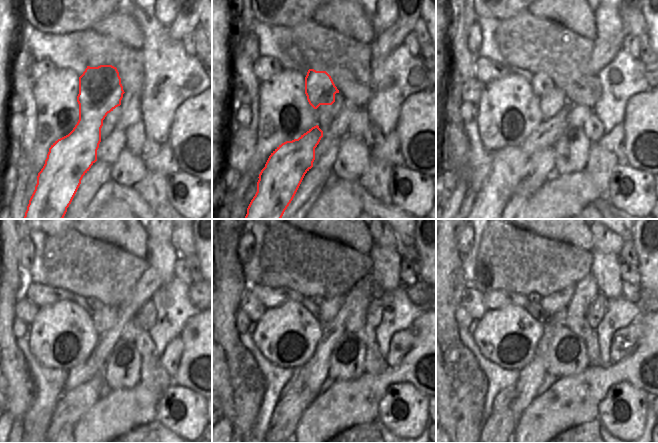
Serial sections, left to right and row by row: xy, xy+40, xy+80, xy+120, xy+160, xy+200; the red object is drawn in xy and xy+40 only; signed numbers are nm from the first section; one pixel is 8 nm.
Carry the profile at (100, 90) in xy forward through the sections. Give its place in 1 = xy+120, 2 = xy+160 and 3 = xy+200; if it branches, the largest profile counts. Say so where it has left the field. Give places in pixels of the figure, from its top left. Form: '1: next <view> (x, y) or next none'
1: next xy+120 (36, 421)
2: next xy+160 (268, 403)
3: next xy+200 (488, 408)

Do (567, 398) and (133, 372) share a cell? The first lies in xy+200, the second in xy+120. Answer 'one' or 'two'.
two

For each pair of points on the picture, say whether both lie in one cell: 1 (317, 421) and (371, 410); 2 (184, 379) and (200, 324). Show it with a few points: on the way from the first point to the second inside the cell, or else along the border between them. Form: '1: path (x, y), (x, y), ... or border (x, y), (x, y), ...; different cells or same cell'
1: path (330, 413), (334, 410), (358, 410); same cell
2: path (187, 365), (188, 361), (200, 349), (200, 338); same cell

